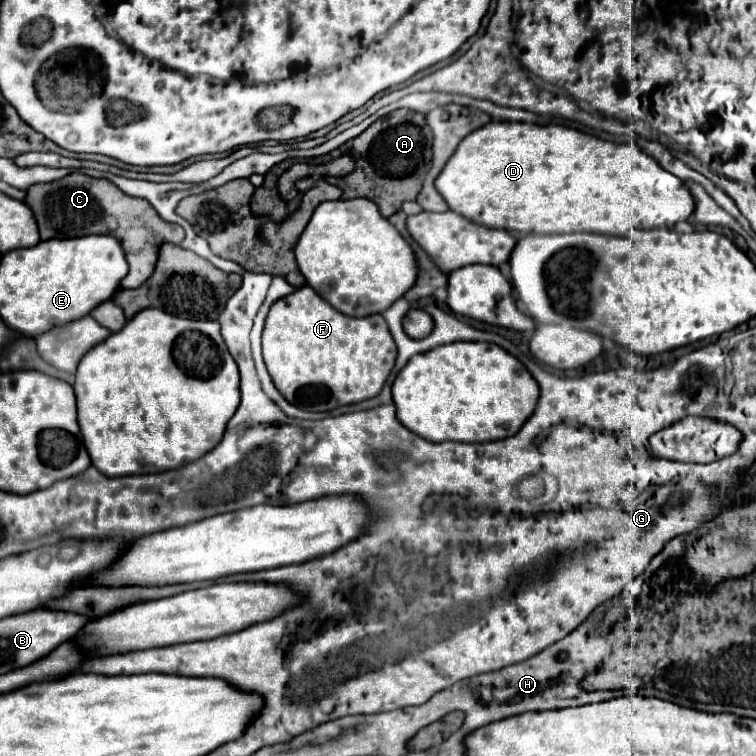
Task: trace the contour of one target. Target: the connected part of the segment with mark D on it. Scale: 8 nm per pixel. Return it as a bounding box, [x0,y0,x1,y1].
[435,121,695,235]

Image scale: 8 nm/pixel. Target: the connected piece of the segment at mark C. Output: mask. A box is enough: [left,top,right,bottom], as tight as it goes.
[27,173,185,289]

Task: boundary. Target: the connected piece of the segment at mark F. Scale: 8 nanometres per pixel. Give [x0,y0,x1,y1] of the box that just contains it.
[263,285,397,411]

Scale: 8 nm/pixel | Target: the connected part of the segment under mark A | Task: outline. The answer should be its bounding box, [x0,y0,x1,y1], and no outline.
[337,109,433,217]

